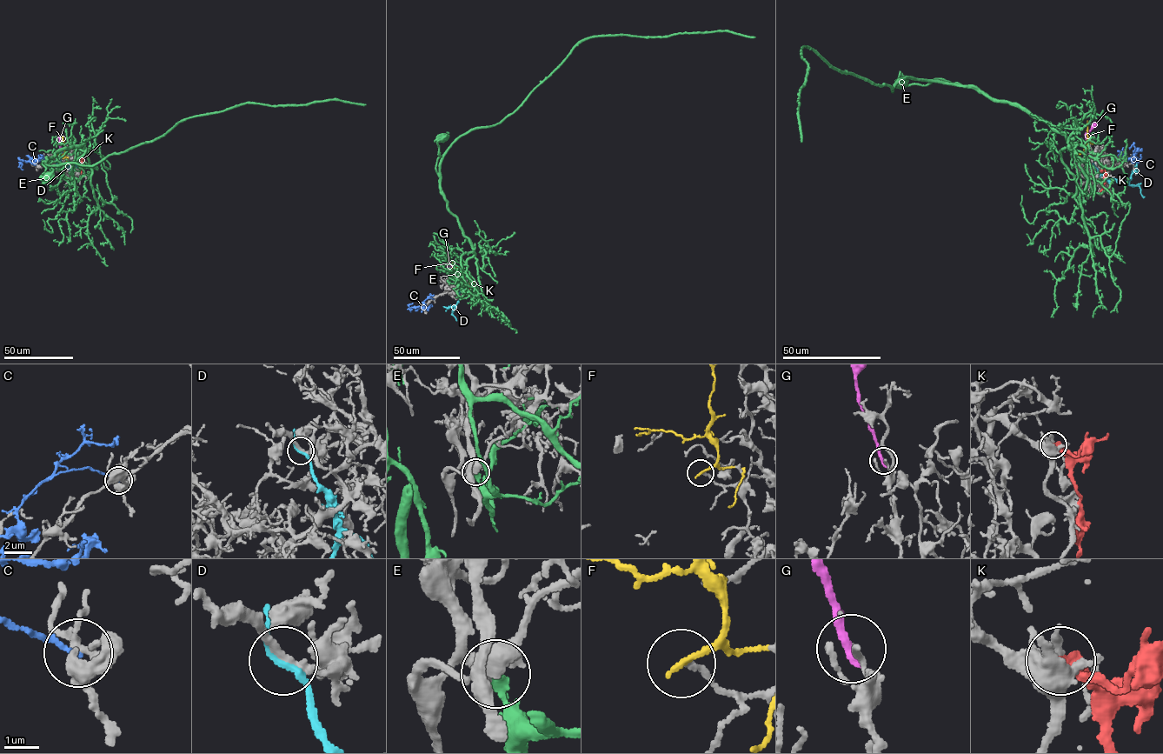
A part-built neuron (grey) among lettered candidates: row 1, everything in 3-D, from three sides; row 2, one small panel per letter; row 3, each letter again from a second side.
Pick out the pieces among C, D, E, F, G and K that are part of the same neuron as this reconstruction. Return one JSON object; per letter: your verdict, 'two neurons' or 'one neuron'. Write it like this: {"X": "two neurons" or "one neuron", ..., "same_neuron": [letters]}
{"C": "two neurons", "D": "two neurons", "E": "two neurons", "F": "two neurons", "G": "two neurons", "K": "two neurons", "same_neuron": []}

